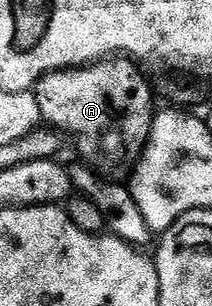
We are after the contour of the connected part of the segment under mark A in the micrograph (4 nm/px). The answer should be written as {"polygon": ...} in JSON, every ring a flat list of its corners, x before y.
{"polygon":[[118,55,113,59,95,61,92,65,80,65,72,69,58,69,44,75,34,84,32,90,36,103,40,103,40,115,49,128,74,140,74,149,81,160,95,173,106,179,122,179,133,170,134,164,142,158,150,128,154,122,156,106,154,93,146,77,133,60]]}

